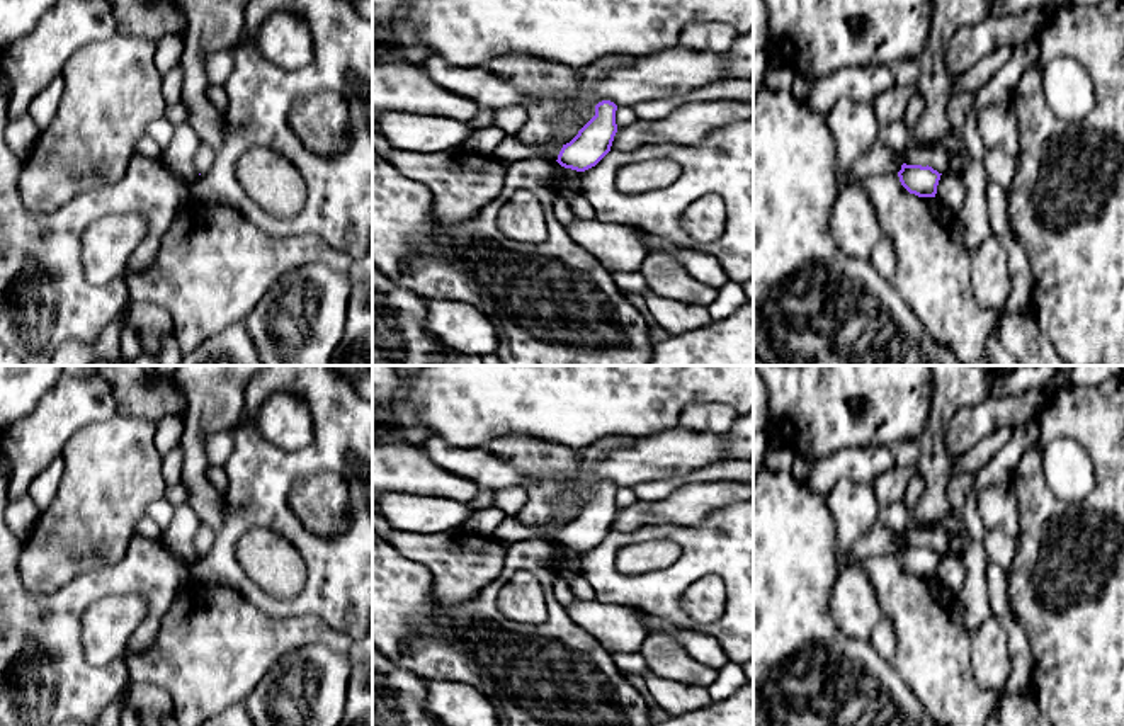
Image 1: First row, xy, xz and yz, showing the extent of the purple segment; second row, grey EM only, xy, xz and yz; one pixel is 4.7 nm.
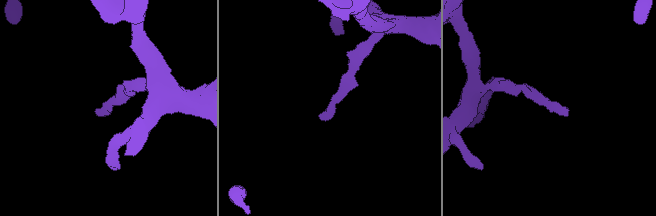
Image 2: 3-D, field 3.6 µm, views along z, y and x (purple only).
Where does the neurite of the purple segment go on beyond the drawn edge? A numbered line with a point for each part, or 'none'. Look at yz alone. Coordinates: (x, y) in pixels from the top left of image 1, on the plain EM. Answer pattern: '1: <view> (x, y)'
none

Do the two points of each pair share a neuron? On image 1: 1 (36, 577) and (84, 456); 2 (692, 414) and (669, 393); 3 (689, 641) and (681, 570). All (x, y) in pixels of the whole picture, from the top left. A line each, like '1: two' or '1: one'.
1: one
2: two
3: two

